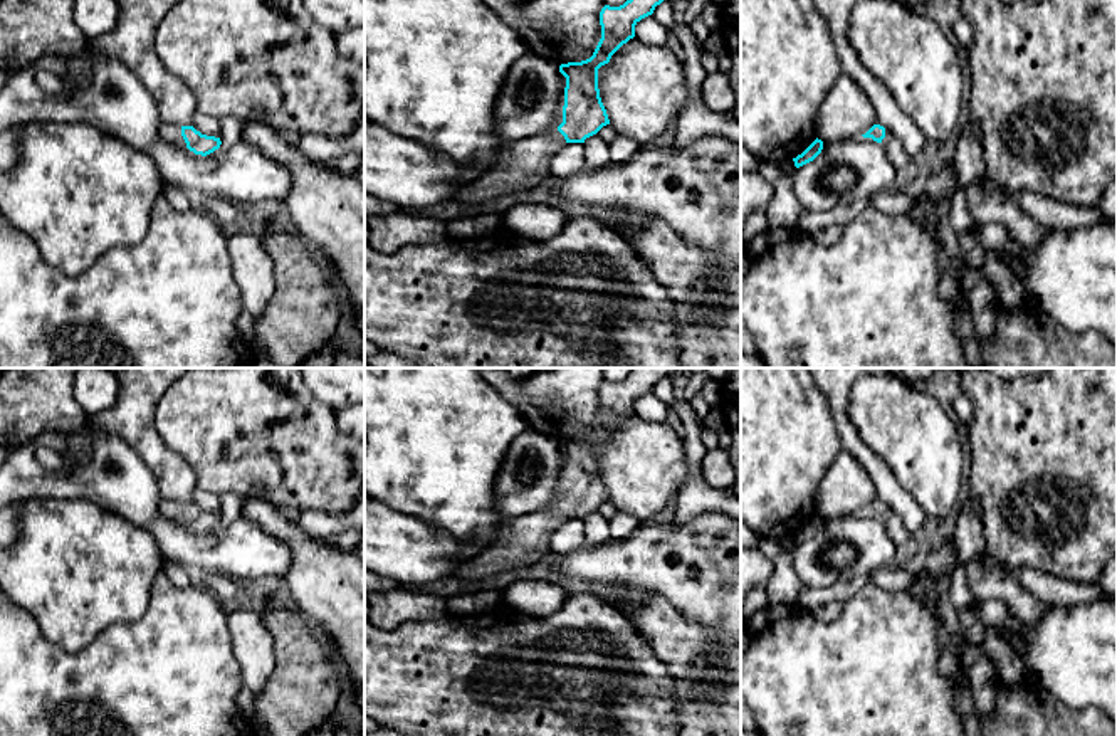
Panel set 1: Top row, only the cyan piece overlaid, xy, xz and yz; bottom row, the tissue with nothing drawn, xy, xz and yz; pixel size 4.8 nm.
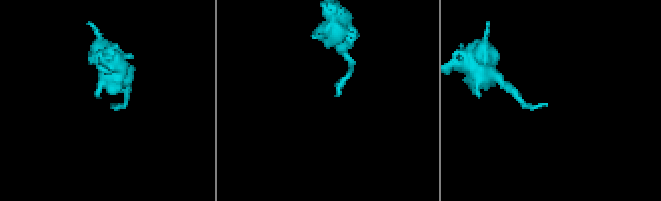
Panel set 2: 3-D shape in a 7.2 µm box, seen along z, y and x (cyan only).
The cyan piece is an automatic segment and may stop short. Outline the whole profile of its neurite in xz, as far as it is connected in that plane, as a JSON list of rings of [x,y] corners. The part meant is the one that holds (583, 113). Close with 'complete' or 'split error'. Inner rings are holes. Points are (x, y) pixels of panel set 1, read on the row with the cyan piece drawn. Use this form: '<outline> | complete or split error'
[[[627,0],[620,7],[605,5],[600,12],[601,39],[593,55],[581,62],[559,66],[566,77],[563,123],[534,138],[507,145],[497,165],[469,183],[452,200],[464,205],[480,205],[499,197],[532,190],[551,175],[553,155],[568,143],[585,143],[610,124],[600,97],[598,69],[635,37],[635,25],[653,13],[663,0]]] | split error

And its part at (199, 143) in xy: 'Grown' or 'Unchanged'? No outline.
Grown

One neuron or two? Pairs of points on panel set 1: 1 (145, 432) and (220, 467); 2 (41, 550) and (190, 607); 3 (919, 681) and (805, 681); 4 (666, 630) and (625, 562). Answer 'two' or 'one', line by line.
1: two
2: two
3: one
4: two

